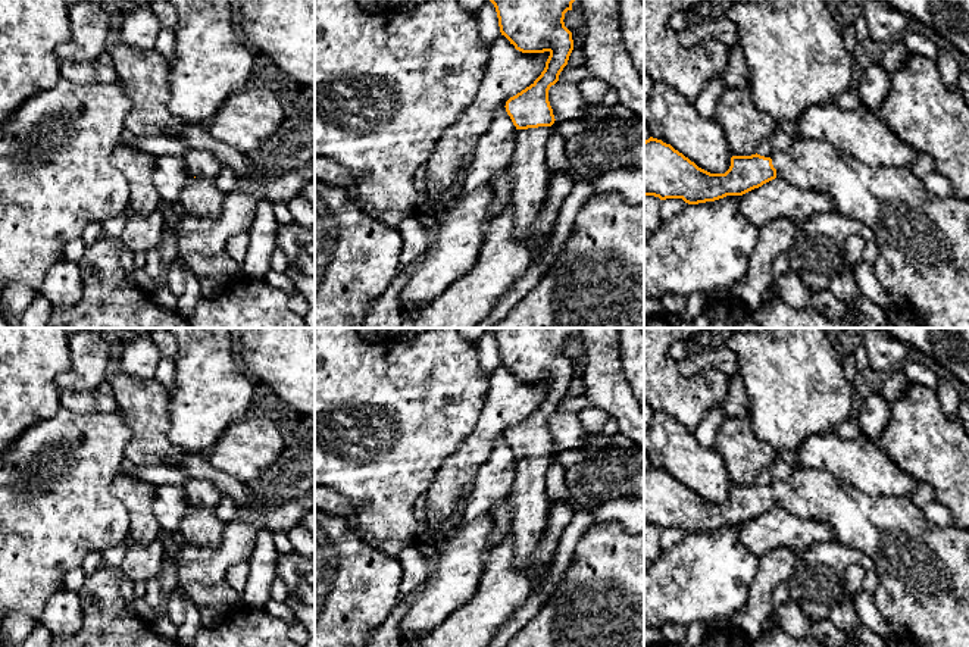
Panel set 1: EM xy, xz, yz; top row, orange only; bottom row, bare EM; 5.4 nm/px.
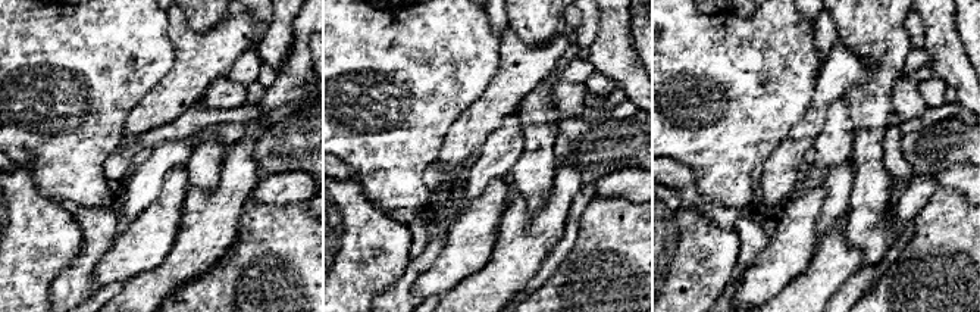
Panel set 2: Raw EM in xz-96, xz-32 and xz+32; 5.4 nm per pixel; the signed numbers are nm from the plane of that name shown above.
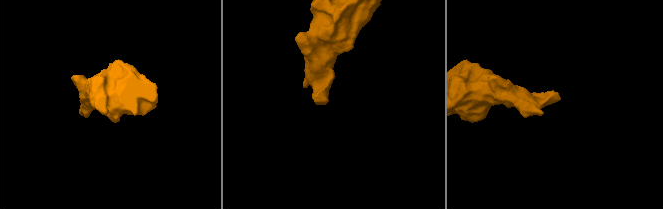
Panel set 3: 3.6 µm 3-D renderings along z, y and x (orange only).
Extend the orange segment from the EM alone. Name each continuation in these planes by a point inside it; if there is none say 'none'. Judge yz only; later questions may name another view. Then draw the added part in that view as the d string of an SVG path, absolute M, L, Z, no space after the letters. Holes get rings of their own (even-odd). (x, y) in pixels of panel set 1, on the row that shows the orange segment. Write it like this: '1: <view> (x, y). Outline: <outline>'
1: yz (922, 263). Outline: M794 137L787 150L775 150L770 159L776 178L825 193L832 200L835 213L857 219L873 232L878 256L872 269L900 313L919 328L969 328L969 200L929 193L910 168L870 168L828 143L803 137Z

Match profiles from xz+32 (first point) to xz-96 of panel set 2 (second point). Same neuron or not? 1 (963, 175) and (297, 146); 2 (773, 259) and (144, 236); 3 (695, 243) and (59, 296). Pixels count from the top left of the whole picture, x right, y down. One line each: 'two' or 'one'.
1: two
2: one
3: two

